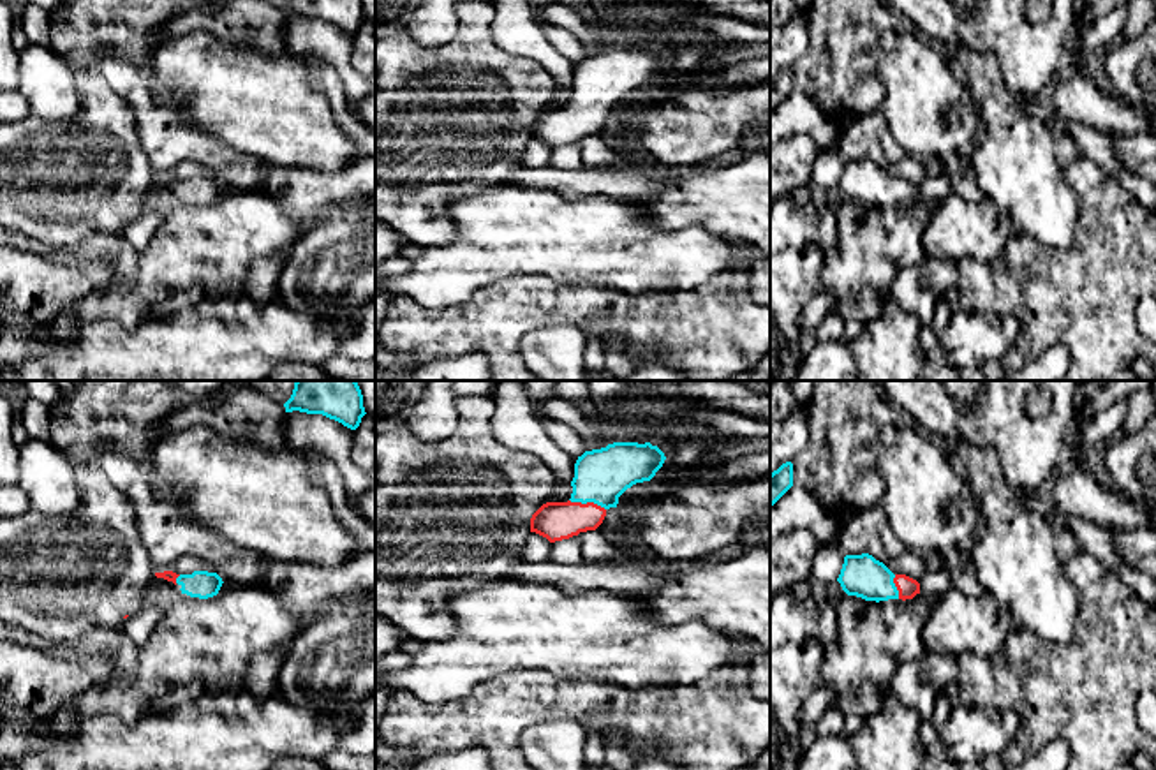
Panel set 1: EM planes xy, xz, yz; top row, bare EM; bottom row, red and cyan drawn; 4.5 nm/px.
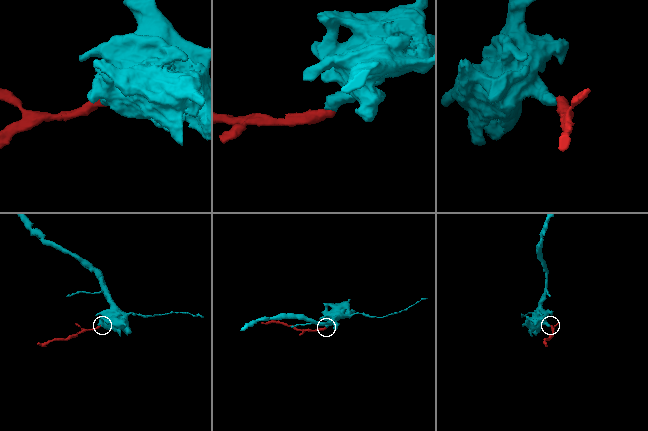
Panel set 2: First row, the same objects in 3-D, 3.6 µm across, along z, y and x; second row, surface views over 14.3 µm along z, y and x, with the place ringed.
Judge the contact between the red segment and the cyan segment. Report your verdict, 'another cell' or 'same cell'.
same cell

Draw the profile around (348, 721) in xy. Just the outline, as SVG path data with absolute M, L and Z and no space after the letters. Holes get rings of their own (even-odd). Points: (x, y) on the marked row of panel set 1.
M352 701L347 714L338 714L337 722L344 731L354 729L363 715L361 701Z

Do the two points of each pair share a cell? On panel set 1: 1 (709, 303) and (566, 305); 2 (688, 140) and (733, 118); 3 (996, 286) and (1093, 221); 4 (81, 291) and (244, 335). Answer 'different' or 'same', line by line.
1: same
2: same
3: same
4: different

